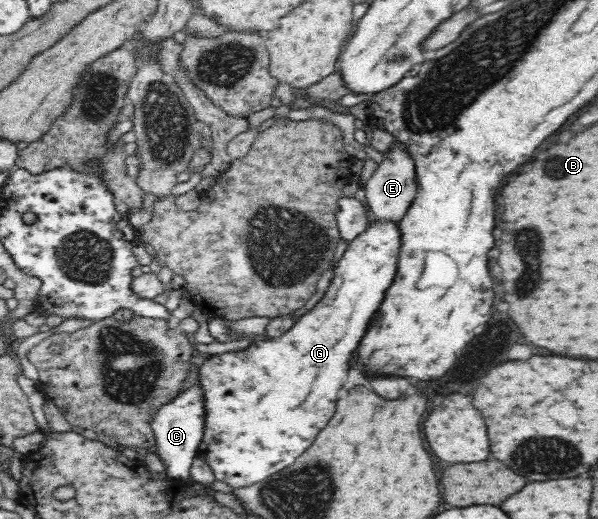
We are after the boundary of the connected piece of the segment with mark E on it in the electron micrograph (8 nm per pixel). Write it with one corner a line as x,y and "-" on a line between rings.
402,143
388,151
384,162
380,164
365,185
368,206
376,218
388,219
388,222
400,222
417,195
415,162

